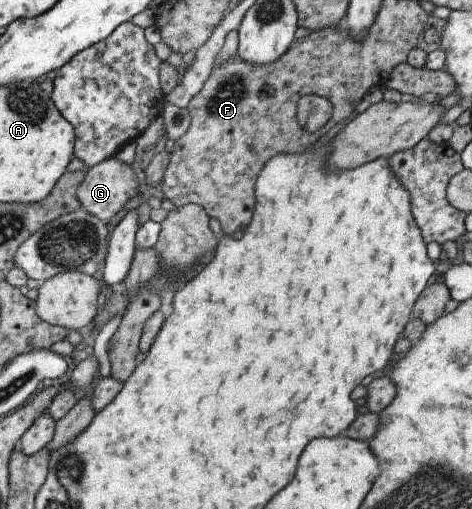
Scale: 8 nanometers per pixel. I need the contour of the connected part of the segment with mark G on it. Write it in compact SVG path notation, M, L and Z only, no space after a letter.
M111 157L84 171L82 181L75 189L75 196L80 206L99 220L107 222L131 197L138 192L139 180L136 177L136 166L129 166Z

